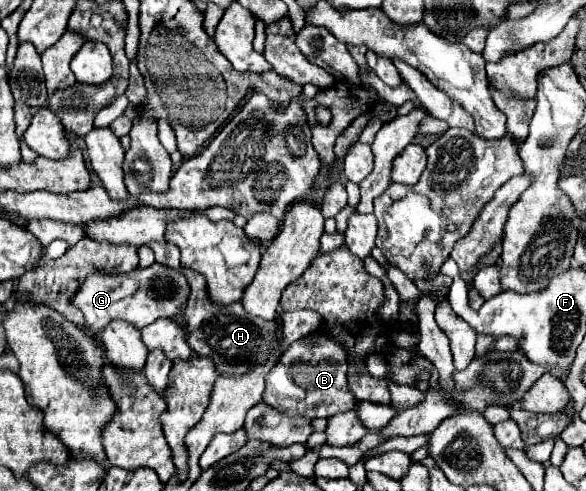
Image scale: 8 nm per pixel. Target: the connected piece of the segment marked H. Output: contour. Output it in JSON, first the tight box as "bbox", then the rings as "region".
{"bbox":[150,243,280,377],"region":[[[150,243],[150,247],[158,263],[184,271],[186,281],[190,283],[188,303],[182,309],[182,321],[188,331],[188,345],[194,353],[214,359],[214,367],[220,375],[228,375],[228,377],[244,375],[246,371],[252,371],[254,367],[266,363],[270,355],[280,351],[278,335],[276,335],[276,329],[278,329],[276,321],[266,321],[266,319],[246,315],[246,309],[240,303],[234,303],[228,307],[212,305],[206,297],[204,277],[190,269],[182,269],[182,265],[178,265],[178,247],[174,247],[172,243]]]}

